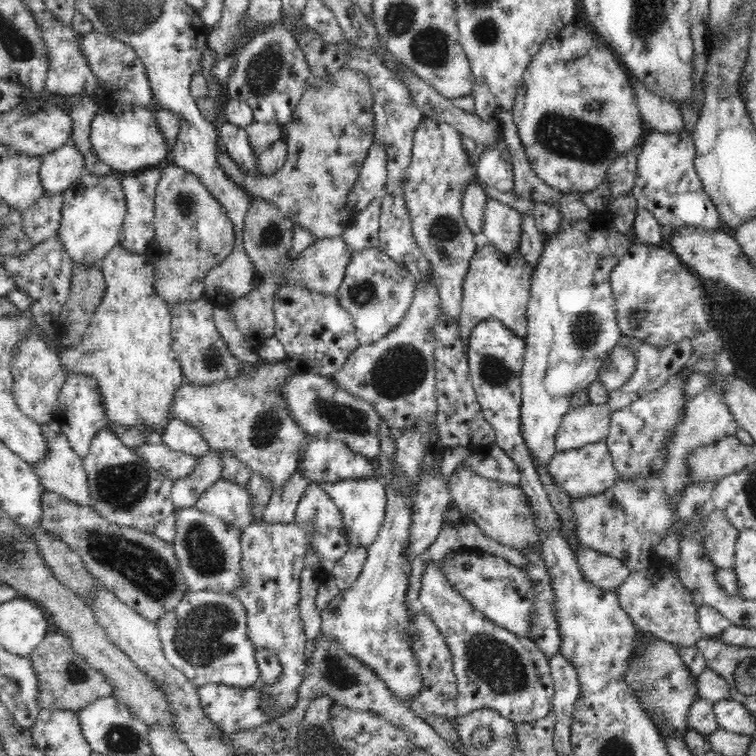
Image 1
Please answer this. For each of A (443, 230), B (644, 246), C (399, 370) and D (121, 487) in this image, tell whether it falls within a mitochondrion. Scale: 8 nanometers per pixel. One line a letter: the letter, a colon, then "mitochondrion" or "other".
A: mitochondrion
B: other
C: mitochondrion
D: mitochondrion

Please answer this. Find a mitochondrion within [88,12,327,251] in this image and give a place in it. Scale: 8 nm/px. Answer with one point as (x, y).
(265, 68)

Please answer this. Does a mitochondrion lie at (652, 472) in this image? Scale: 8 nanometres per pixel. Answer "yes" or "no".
no

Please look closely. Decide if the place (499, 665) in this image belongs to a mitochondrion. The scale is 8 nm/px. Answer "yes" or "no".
yes

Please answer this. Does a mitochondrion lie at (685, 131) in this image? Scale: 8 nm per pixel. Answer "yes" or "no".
no

